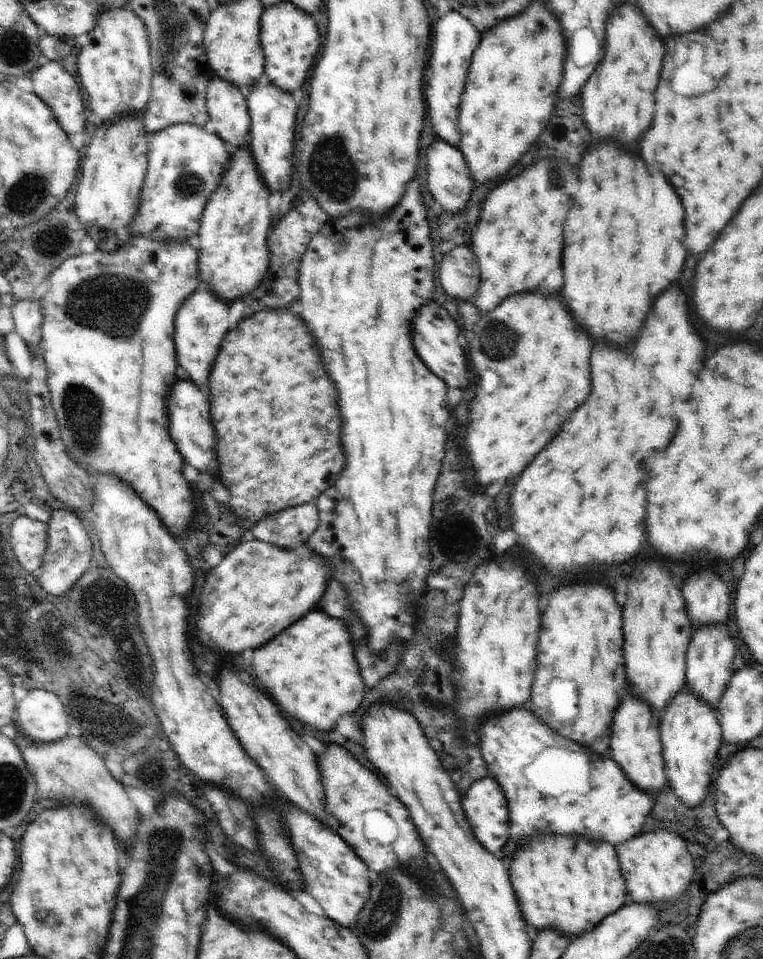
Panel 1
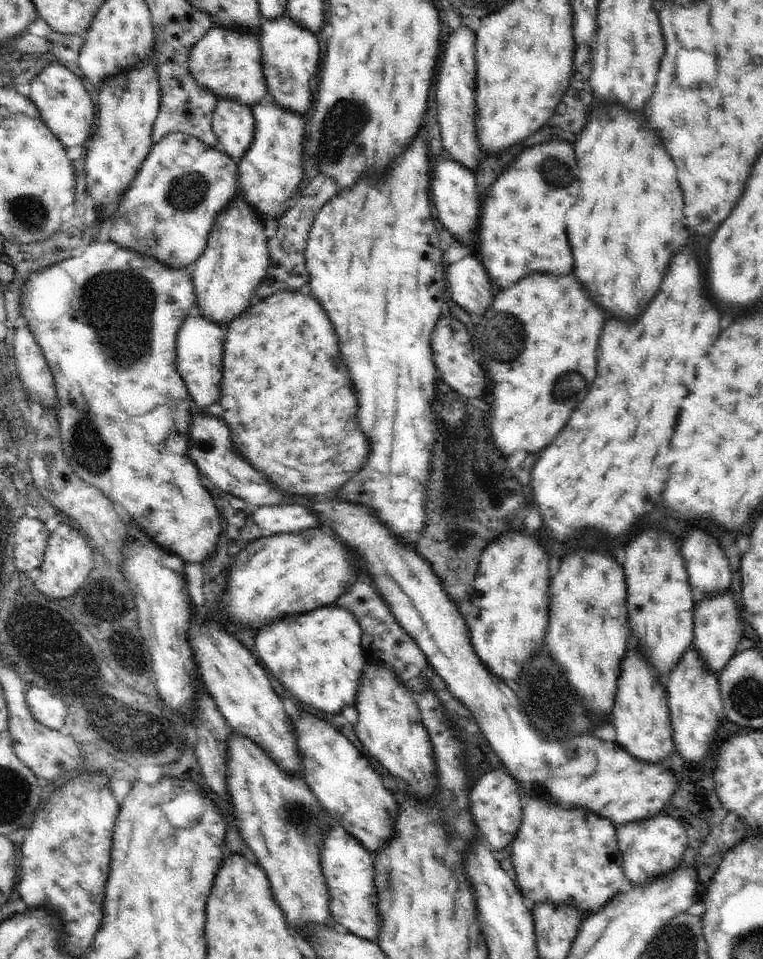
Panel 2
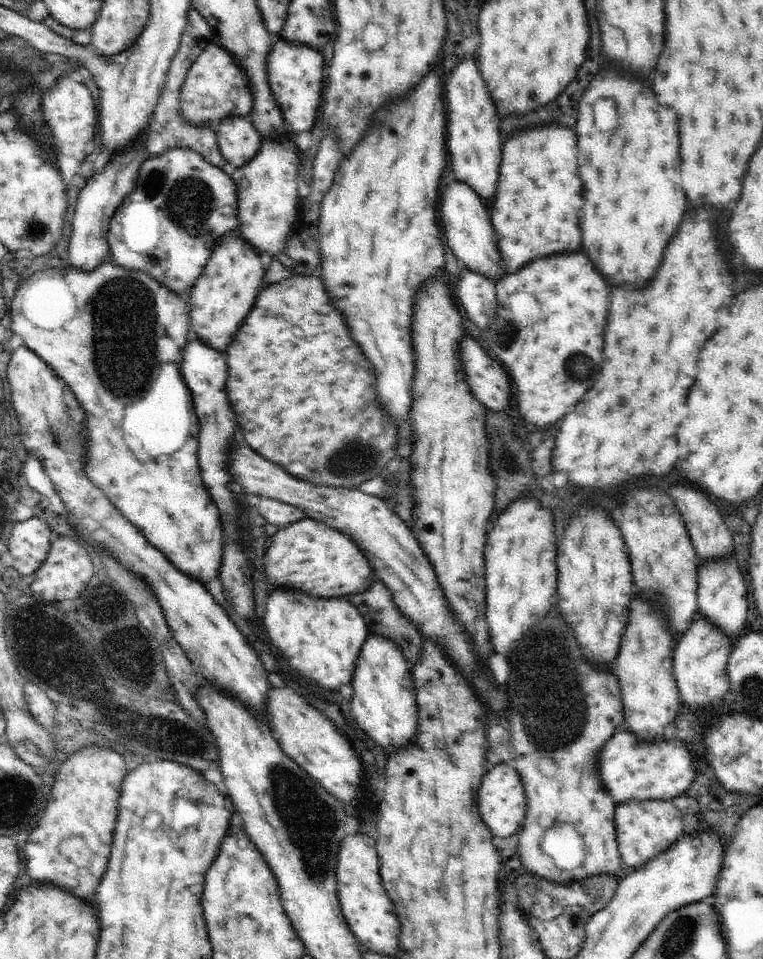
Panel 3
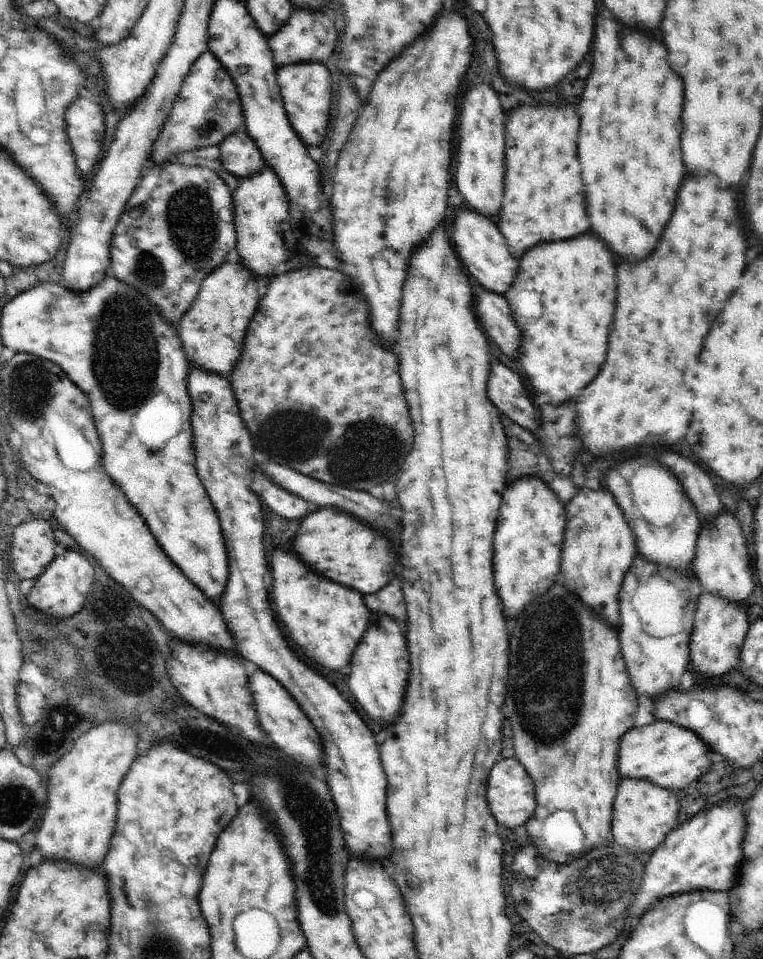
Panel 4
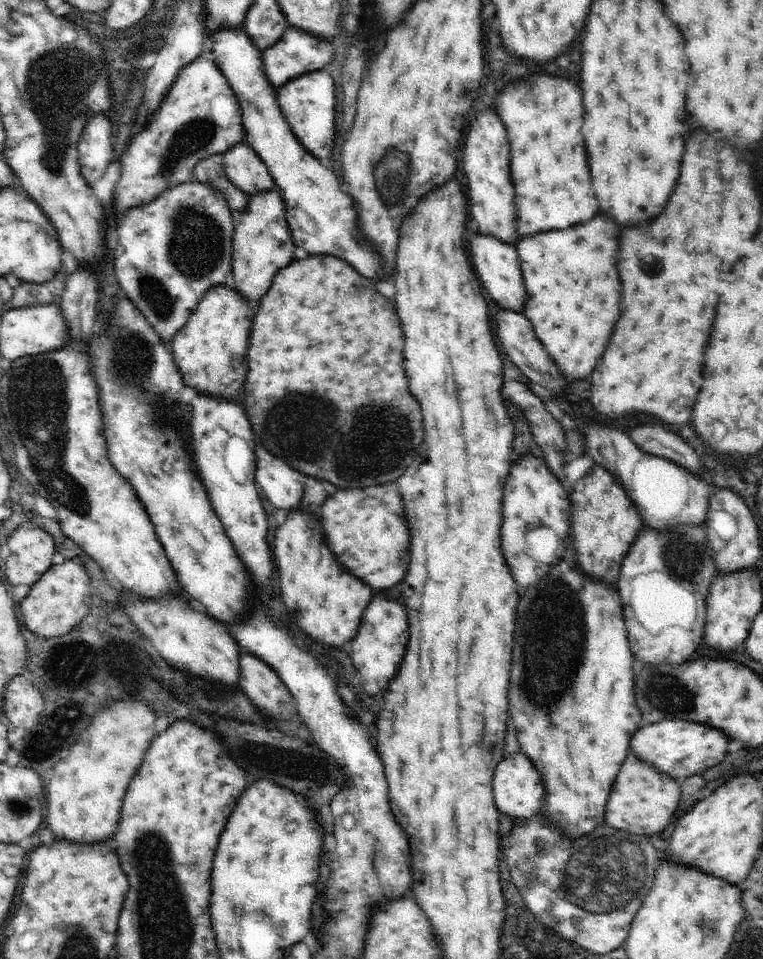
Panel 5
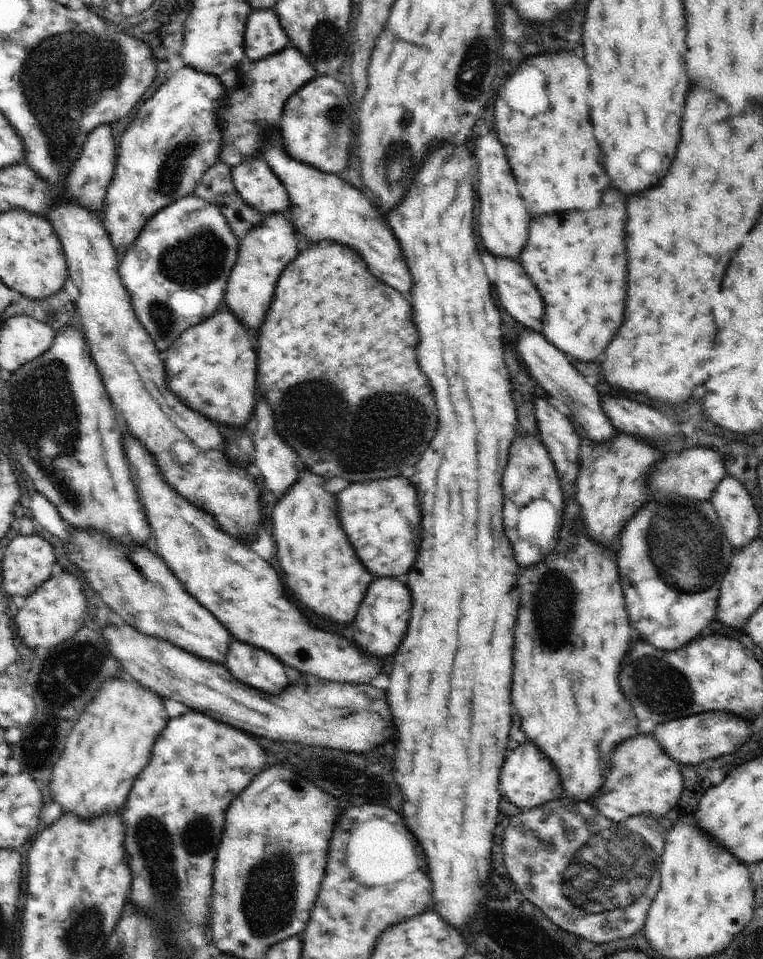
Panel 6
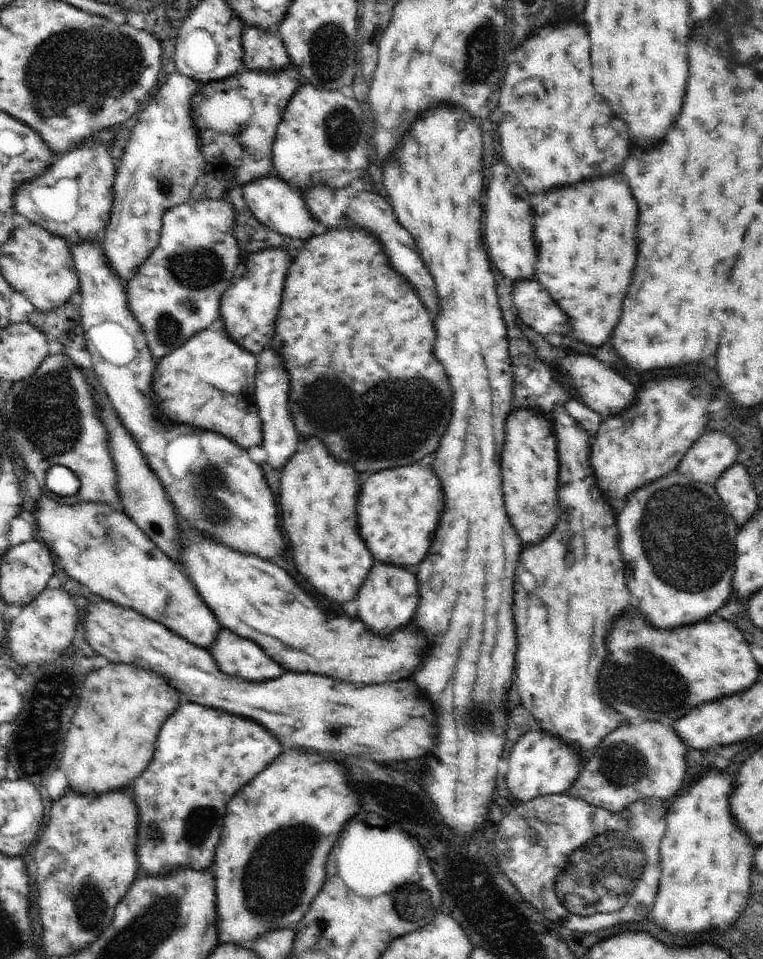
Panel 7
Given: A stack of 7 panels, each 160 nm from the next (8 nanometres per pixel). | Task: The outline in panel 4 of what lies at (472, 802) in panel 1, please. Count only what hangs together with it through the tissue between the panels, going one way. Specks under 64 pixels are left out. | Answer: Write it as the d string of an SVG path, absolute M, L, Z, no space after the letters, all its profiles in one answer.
M508 758L498 762L488 778L488 806L496 816L498 824L506 828L516 828L525 825L531 819L537 807L535 784L532 777L516 758Z

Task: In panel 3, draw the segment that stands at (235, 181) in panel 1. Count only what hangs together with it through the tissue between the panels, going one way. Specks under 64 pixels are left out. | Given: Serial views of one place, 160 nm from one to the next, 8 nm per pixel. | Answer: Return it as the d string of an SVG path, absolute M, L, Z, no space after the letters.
M230 234L219 240L202 274L187 296L192 338L214 346L214 350L226 352L234 334L255 305L263 286L264 266L260 255L242 237L230 238Z

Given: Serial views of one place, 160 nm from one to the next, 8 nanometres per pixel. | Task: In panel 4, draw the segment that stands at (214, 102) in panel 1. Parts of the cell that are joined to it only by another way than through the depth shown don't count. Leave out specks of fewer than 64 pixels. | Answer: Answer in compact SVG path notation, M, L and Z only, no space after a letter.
M240 130L219 144L222 164L239 179L251 179L265 169L265 160L249 135Z

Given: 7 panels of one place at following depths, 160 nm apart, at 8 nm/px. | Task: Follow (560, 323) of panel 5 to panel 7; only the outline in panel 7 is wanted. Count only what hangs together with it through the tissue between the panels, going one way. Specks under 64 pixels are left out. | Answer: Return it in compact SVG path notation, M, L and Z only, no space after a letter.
M614 176L578 182L578 186L564 186L550 190L548 194L532 196L532 208L533 233L539 258L535 264L535 278L570 316L571 332L566 335L574 336L590 346L602 346L620 322L622 302L628 294L632 272L636 268L638 206L628 182L616 180Z

